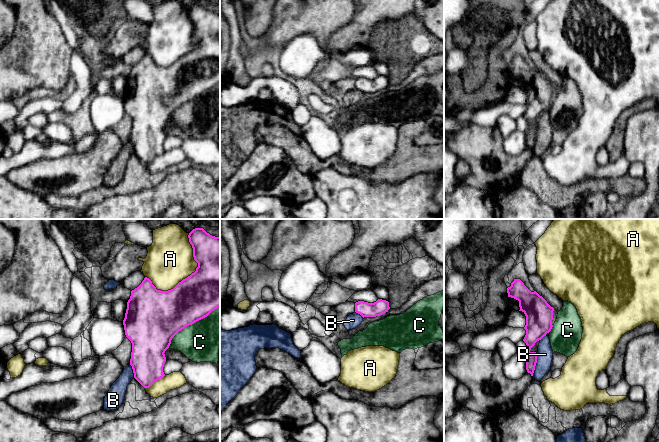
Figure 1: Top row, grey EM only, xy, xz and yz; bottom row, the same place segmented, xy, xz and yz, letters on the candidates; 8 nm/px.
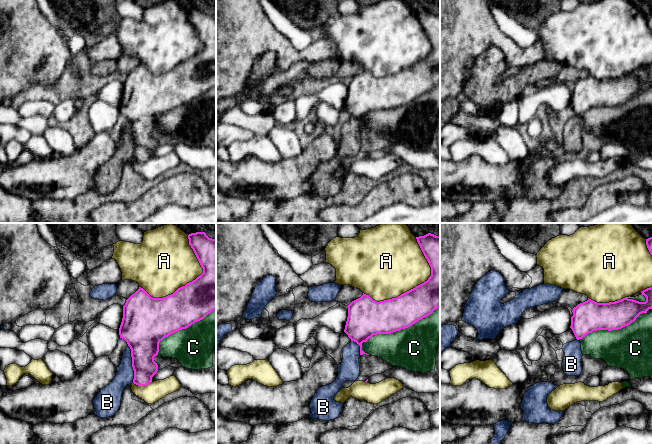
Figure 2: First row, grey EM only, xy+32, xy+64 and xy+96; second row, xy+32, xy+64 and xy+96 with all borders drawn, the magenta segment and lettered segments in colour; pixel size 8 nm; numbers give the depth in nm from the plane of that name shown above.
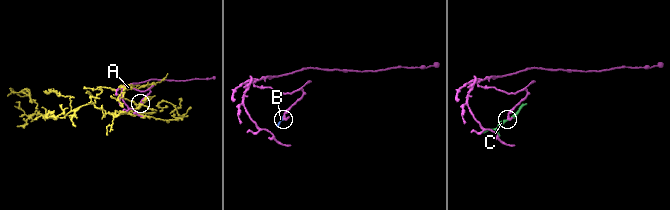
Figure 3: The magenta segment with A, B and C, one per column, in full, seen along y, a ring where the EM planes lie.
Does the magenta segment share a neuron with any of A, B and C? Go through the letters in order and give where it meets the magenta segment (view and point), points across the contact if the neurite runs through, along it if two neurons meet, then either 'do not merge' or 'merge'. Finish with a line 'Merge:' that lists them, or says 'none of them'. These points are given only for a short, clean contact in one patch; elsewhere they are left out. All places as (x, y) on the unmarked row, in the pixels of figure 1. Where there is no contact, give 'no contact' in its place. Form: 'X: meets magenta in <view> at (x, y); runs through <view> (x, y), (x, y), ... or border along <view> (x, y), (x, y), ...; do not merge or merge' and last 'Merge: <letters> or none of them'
A: meets magenta in xy at (195, 47); do not merge
B: meets magenta in yz at (535, 141); border along yz (537, 129), (537, 138), (532, 152); do not merge
C: meets magenta in xy at (191, 100); do not merge
Merge: none of them

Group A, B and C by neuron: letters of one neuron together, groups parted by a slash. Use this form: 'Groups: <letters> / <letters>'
Groups: A / B / C

